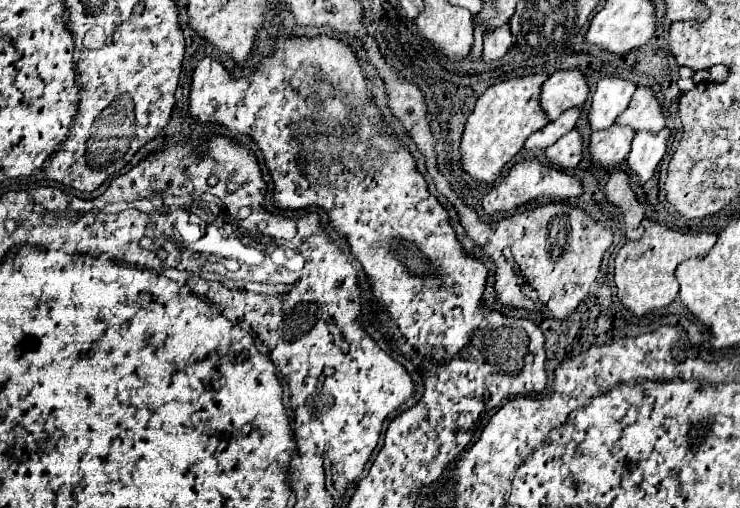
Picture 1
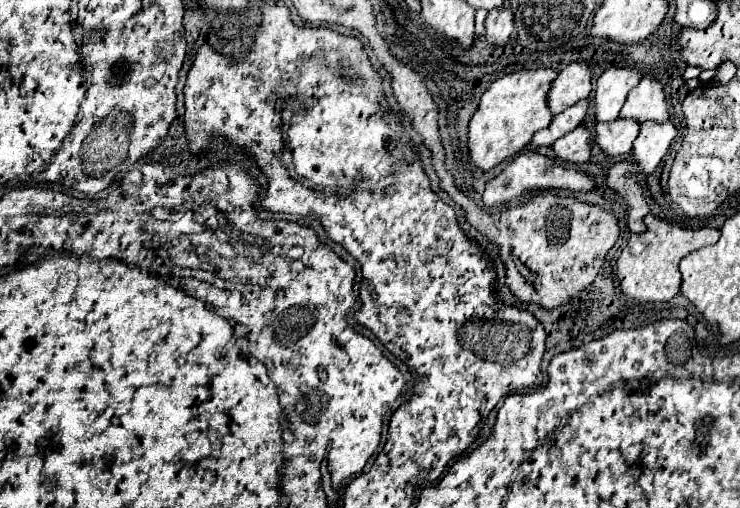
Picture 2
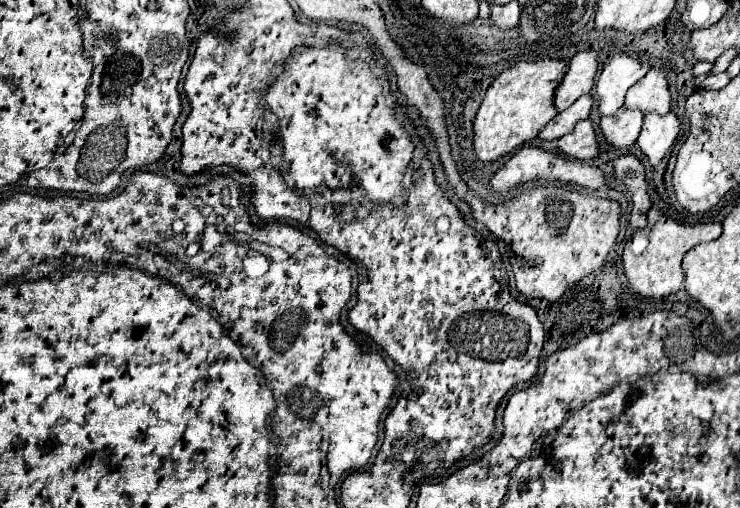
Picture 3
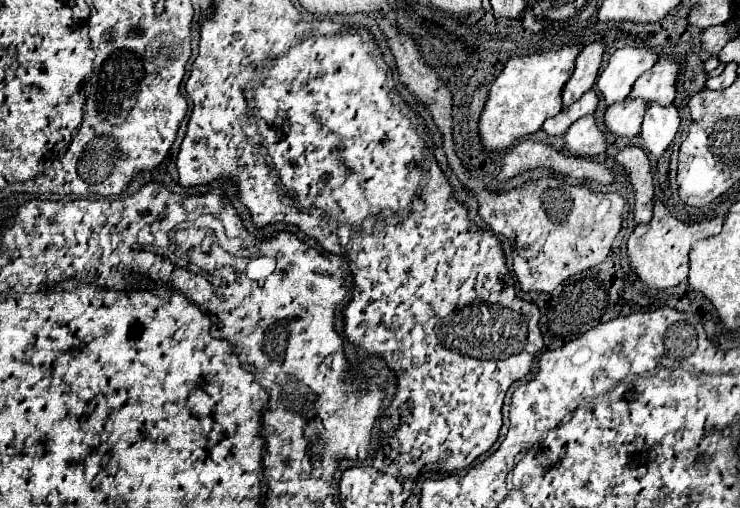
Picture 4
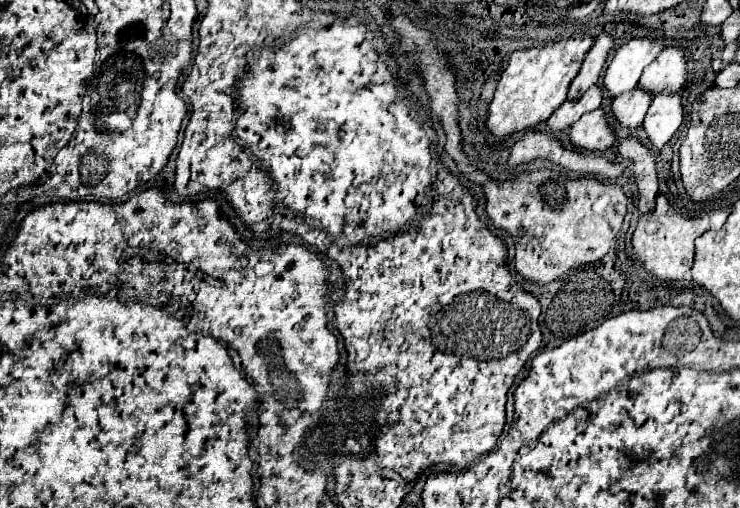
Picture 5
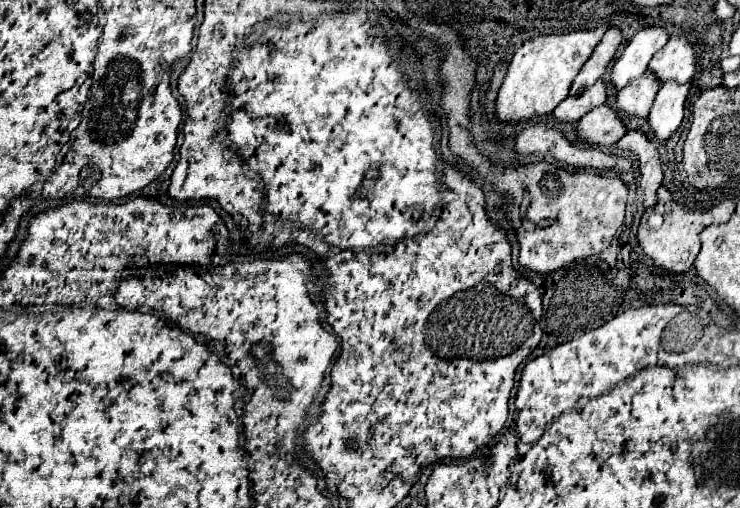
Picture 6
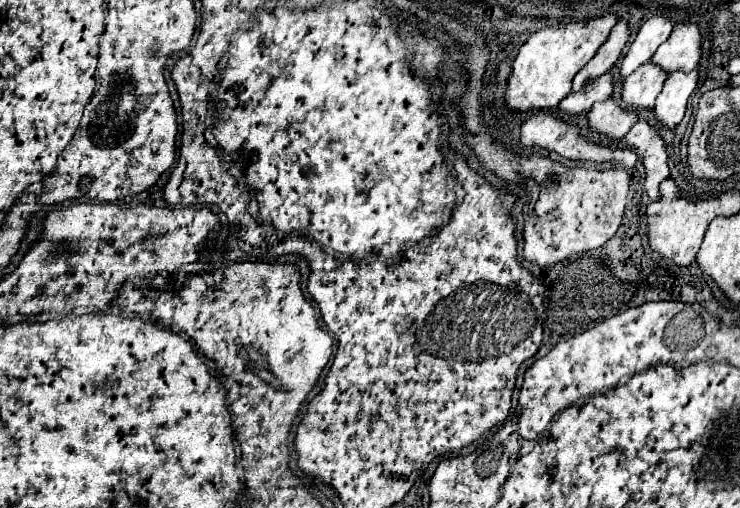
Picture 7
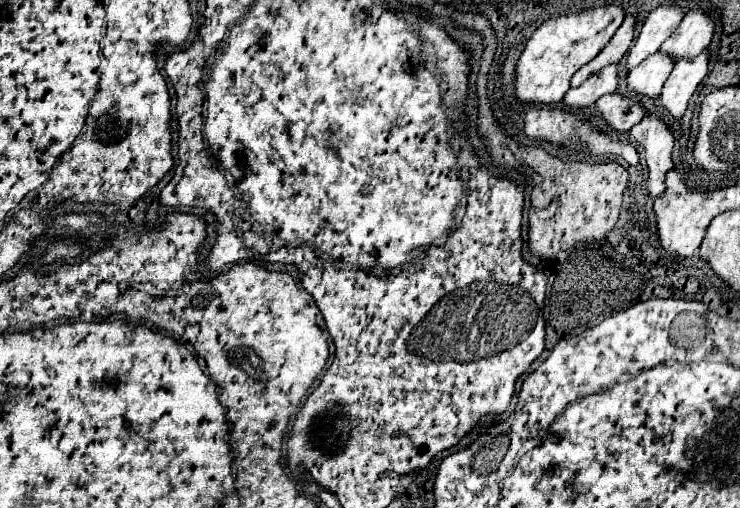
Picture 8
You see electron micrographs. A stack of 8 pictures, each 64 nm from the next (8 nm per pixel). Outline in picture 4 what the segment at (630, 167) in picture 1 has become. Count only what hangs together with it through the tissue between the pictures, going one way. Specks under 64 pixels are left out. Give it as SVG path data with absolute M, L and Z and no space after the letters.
M650 104L644 114L644 122L640 128L640 138L644 142L644 150L652 158L660 158L664 150L674 140L676 132L680 128L680 116L674 104L668 108L662 108L658 104Z

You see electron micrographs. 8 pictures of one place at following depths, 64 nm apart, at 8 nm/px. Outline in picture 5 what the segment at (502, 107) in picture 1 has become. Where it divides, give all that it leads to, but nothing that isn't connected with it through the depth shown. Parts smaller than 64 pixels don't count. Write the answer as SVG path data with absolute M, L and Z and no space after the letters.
M570 38L566 42L556 42L544 48L516 50L510 56L506 70L502 72L494 98L488 106L488 120L486 120L488 132L504 140L516 132L526 132L538 126L540 122L548 120L564 104L568 86L578 74L580 64L592 44L594 38L578 38L578 40Z

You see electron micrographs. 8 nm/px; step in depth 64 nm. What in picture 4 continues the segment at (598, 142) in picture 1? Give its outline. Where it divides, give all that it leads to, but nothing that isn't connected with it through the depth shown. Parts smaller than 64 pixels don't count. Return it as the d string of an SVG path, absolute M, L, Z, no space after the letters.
M626 98L624 102L614 104L606 110L604 126L616 136L634 138L640 134L644 112L646 112L646 104L642 100Z

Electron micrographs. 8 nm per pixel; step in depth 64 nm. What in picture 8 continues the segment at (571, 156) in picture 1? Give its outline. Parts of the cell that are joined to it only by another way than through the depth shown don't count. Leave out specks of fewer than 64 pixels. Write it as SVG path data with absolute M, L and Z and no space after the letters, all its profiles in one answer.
M606 94L596 102L598 116L618 134L626 134L634 124L644 118L644 104L638 98L620 94Z

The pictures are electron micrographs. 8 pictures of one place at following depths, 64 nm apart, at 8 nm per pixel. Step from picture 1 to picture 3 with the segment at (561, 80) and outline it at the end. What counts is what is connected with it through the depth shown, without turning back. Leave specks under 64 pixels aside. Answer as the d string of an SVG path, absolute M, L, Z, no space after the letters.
M594 50L578 52L570 60L568 72L564 74L564 78L558 84L556 94L554 94L554 106L558 108L558 112L566 110L580 96L590 94L590 90L594 86L596 70L598 70L598 62L596 62L596 52Z

